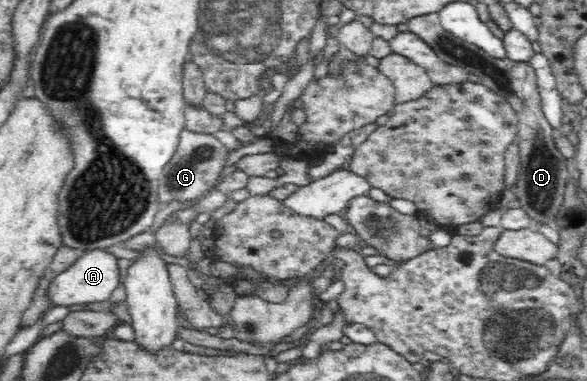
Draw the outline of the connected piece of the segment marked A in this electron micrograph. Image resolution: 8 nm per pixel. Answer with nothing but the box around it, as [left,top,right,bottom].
[49,249,121,307]

